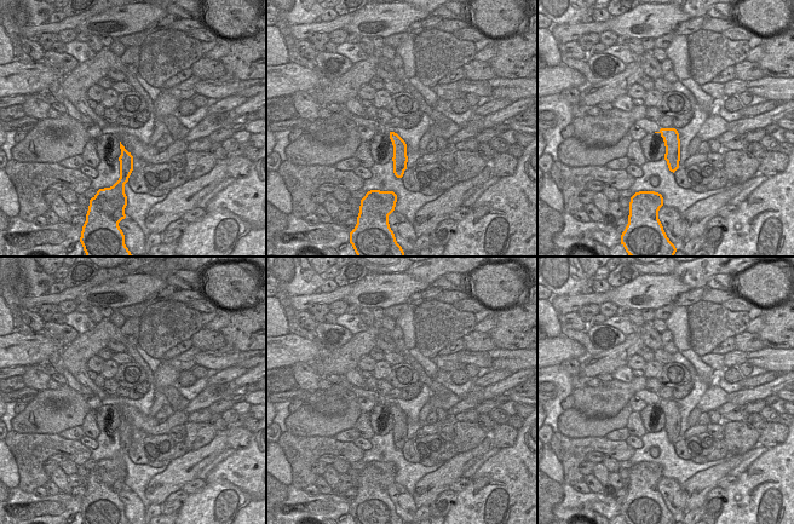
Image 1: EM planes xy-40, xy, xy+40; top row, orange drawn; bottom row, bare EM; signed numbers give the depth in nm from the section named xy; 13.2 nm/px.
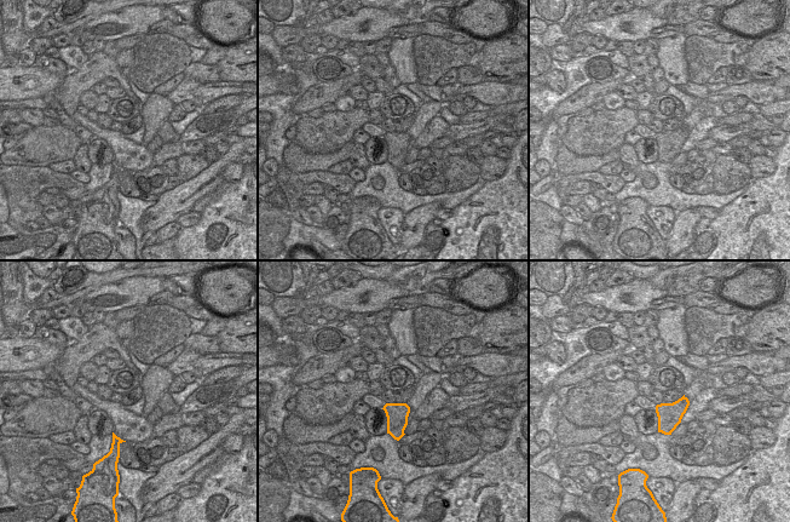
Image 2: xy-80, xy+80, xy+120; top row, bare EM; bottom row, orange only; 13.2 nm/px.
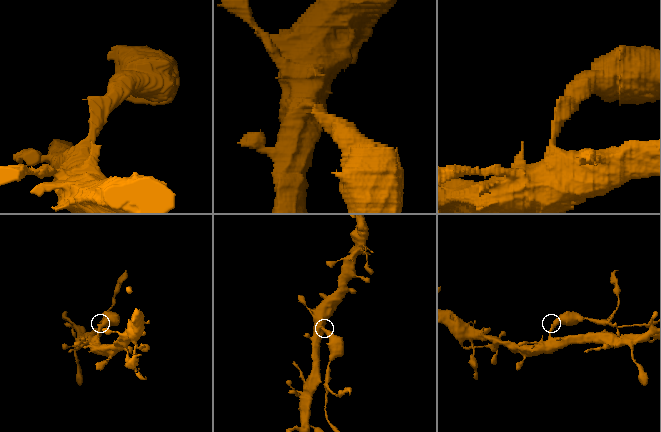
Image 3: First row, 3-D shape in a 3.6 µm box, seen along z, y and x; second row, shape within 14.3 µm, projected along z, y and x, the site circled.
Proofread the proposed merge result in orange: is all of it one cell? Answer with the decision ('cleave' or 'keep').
cleave

